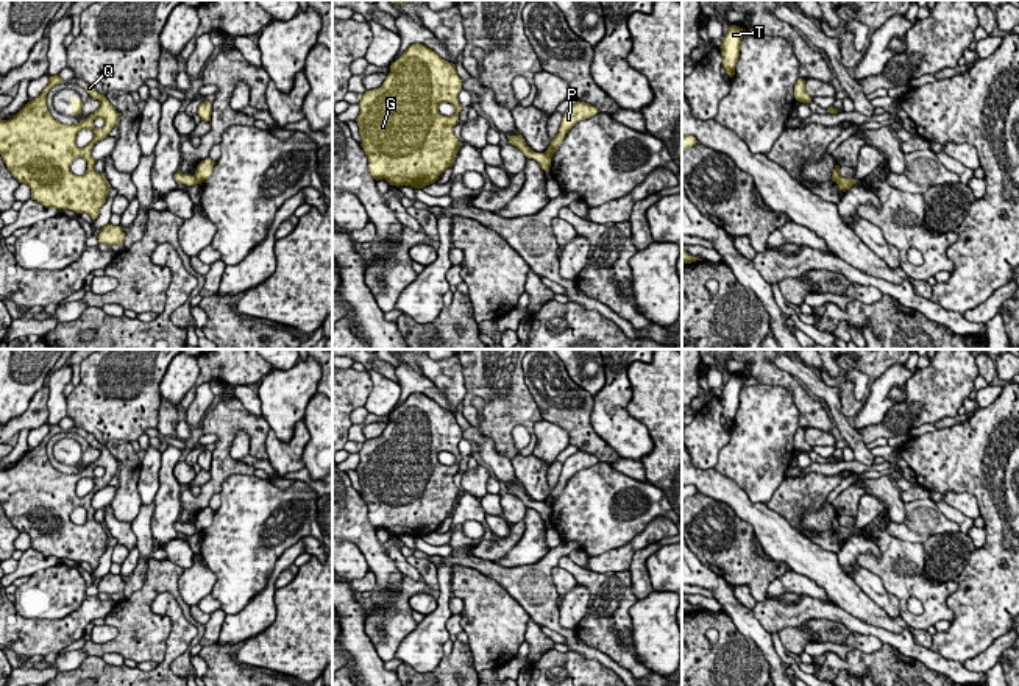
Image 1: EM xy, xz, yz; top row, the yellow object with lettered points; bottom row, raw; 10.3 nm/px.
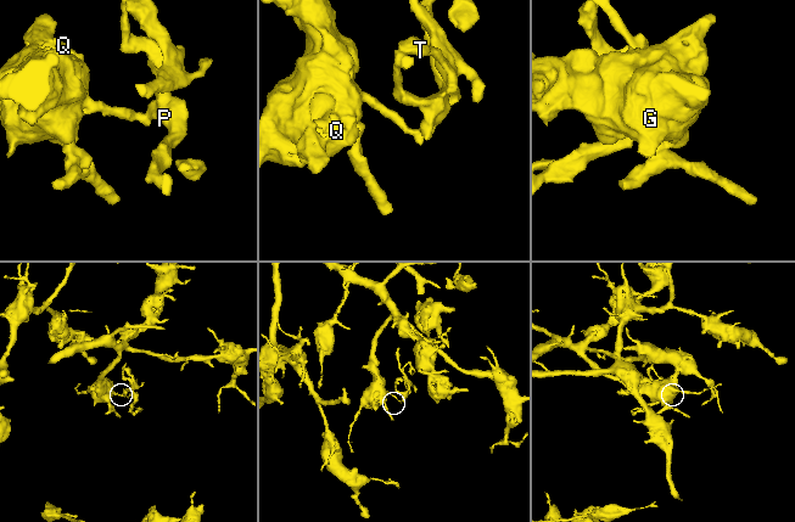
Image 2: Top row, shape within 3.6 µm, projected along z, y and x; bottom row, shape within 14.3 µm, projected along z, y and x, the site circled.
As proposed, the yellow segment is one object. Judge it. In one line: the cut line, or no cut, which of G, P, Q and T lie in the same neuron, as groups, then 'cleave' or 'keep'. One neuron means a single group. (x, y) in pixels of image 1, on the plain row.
xy (194, 524), (200, 532) | G Q / P T | cleave

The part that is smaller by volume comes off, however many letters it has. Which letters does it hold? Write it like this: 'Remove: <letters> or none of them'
Remove: P, T

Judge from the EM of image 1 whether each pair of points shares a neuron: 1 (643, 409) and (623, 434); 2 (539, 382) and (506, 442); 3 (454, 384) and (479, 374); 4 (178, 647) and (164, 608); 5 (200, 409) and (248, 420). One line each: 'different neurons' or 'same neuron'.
1: different neurons
2: different neurons
3: different neurons
4: same neuron
5: different neurons

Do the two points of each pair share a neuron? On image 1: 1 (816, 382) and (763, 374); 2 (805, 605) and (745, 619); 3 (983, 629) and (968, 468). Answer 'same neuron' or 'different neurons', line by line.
1: different neurons
2: different neurons
3: same neuron

